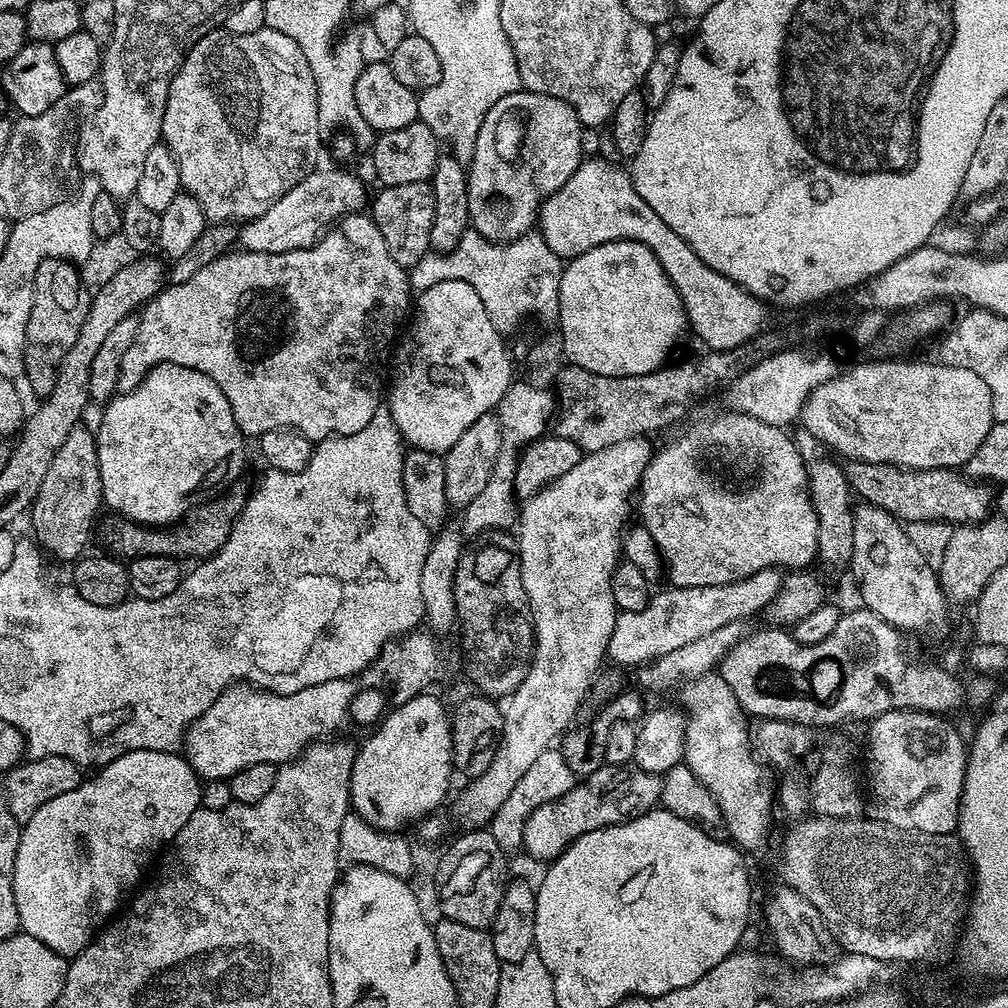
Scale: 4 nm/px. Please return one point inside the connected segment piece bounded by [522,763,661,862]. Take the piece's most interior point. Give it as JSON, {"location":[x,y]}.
{"location":[614,794]}

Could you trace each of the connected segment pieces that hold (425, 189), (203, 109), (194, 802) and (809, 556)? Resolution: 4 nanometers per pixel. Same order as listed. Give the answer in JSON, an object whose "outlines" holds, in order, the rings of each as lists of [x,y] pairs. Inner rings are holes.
{"outlines":[[[[427,180],[406,182],[406,186],[384,186],[379,190],[381,192],[374,196],[370,204],[372,221],[378,230],[382,230],[382,238],[386,238],[390,258],[408,270],[430,251],[430,230],[434,226],[434,190]]],[[[262,27],[254,34],[235,36],[227,30],[217,30],[206,34],[188,51],[188,57],[177,70],[176,77],[170,82],[170,90],[166,98],[166,110],[162,118],[162,140],[174,154],[180,167],[180,182],[183,191],[202,206],[204,217],[213,225],[229,222],[247,222],[266,214],[270,206],[282,194],[289,192],[309,172],[317,171],[320,160],[320,139],[322,133],[318,126],[318,86],[314,82],[314,70],[310,70],[310,62],[306,62],[306,52],[300,49],[300,44],[294,38],[286,38],[273,28]]],[[[134,750],[114,758],[97,772],[100,773],[97,776],[90,777],[89,780],[88,777],[81,779],[80,785],[74,790],[66,790],[66,794],[58,794],[58,798],[50,798],[50,802],[46,802],[46,806],[42,806],[36,811],[34,818],[25,822],[20,830],[18,854],[14,858],[12,889],[14,890],[14,900],[18,906],[18,918],[20,919],[23,935],[38,938],[38,942],[50,946],[50,950],[54,950],[59,956],[65,958],[75,957],[76,953],[84,951],[84,947],[91,944],[97,933],[117,915],[116,907],[119,906],[120,899],[124,895],[127,897],[141,883],[141,881],[139,882],[140,875],[147,870],[152,855],[156,851],[159,853],[165,846],[171,845],[173,838],[178,834],[178,830],[182,830],[182,826],[186,826],[190,814],[194,814],[202,804],[202,781],[200,777],[188,765],[187,759],[175,751]]],[[[727,410],[728,412],[724,412],[721,416],[708,416],[705,420],[696,420],[692,425],[689,426],[685,432],[680,432],[676,437],[673,438],[672,441],[669,442],[668,445],[665,446],[664,449],[657,451],[655,455],[653,455],[652,459],[648,461],[648,465],[646,466],[646,470],[642,474],[642,478],[640,479],[640,487],[638,489],[638,500],[640,496],[640,520],[639,523],[646,529],[646,531],[650,534],[650,538],[654,538],[654,542],[658,546],[658,550],[660,551],[660,559],[662,561],[663,567],[666,569],[666,576],[669,576],[671,587],[673,588],[689,588],[690,586],[718,586],[719,584],[729,584],[730,582],[734,582],[735,580],[741,580],[742,578],[746,578],[747,576],[753,576],[754,574],[758,574],[758,570],[760,568],[774,568],[777,570],[804,570],[809,567],[808,564],[812,559],[817,559],[818,556],[818,545],[816,543],[816,536],[819,534],[818,530],[818,522],[816,521],[816,509],[813,508],[812,502],[810,499],[810,493],[808,490],[808,473],[806,471],[806,460],[805,457],[800,457],[800,452],[795,448],[794,445],[788,441],[788,432],[783,428],[779,428],[778,426],[770,426],[766,422],[758,422],[758,418],[754,418],[753,416],[748,415],[746,412],[738,412],[735,410]]]]}

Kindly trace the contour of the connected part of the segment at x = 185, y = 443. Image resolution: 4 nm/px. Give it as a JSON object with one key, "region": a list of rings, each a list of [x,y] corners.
{"region":[[[159,364],[154,366],[134,386],[134,390],[122,392],[112,397],[103,405],[104,417],[100,420],[100,432],[95,433],[96,449],[98,450],[98,470],[100,471],[100,481],[102,482],[102,500],[117,513],[117,517],[130,520],[134,524],[141,526],[171,526],[184,519],[197,506],[205,503],[213,494],[223,493],[240,476],[240,471],[244,468],[244,443],[246,437],[240,431],[238,422],[234,422],[234,414],[230,410],[230,402],[226,402],[226,394],[217,384],[206,374],[198,370],[190,370],[190,366],[178,366],[177,364]]]}

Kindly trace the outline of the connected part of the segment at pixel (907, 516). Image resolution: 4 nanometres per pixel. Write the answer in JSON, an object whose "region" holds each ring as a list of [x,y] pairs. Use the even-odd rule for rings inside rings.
{"region":[[[853,460],[847,465],[846,475],[853,493],[858,494],[861,501],[873,504],[895,516],[901,522],[940,520],[953,526],[975,524],[989,515],[994,504],[994,492],[984,482],[965,478],[955,471],[946,468],[897,468],[895,464],[875,464],[865,460]]]}

